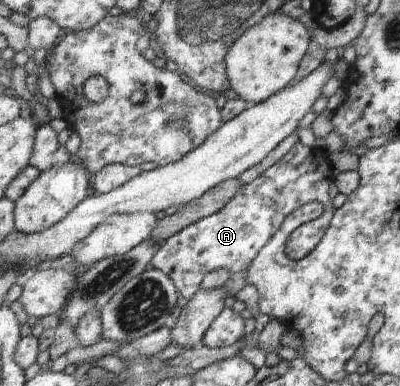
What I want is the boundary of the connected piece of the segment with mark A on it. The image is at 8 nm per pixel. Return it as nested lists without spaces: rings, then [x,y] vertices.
[[[298,142],[280,162],[265,170],[260,178],[242,186],[240,192],[220,212],[183,228],[166,240],[153,258],[150,268],[166,273],[174,281],[178,292],[188,301],[192,300],[208,272],[222,267],[232,274],[250,268],[258,253],[283,227],[286,218],[308,202],[320,202],[323,213],[292,232],[285,248],[292,260],[306,258],[322,242],[330,219],[334,216],[330,186],[335,178],[331,157],[325,150]]]

